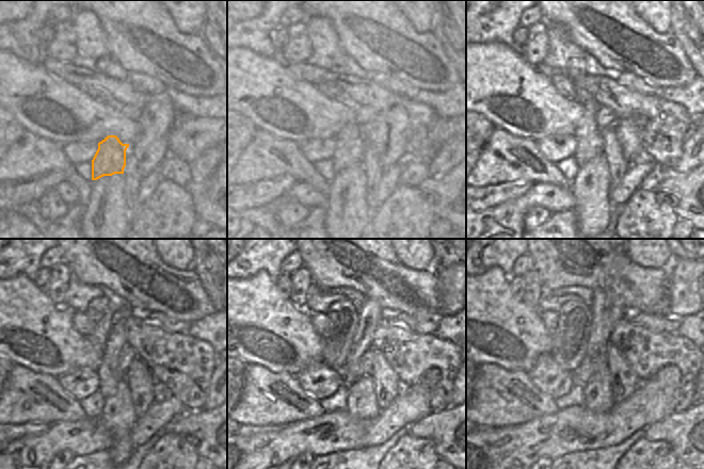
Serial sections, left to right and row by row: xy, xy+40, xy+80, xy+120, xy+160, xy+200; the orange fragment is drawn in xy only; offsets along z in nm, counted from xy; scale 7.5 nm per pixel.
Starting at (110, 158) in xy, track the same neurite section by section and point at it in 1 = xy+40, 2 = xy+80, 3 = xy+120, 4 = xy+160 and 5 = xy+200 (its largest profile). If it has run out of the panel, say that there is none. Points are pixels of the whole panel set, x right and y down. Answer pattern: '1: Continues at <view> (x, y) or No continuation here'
1: Continues at xy+40 (349, 145)
2: Continues at xy+80 (589, 141)
3: Continues at xy+120 (109, 374)
4: Continues at xy+160 (369, 312)
5: Continues at xy+200 (608, 308).

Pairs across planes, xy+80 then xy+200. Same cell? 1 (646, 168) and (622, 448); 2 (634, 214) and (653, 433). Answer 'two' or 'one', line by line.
1: two
2: two

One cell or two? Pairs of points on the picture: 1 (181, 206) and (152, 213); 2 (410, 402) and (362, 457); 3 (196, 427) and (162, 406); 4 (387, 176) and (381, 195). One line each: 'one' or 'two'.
1: one
2: two
3: two
4: one

